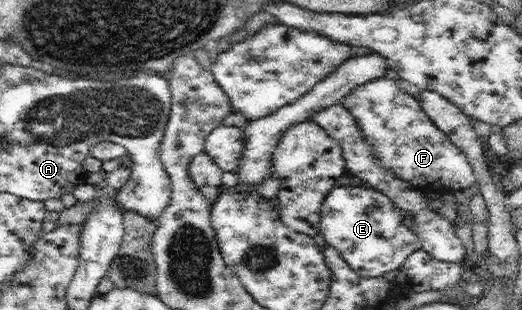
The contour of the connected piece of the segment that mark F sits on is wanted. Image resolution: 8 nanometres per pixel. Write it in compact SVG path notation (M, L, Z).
M382 77L360 84L341 103L352 113L366 141L372 145L376 160L394 173L394 177L440 198L477 185L465 153L433 123L417 97L403 92L396 81Z

